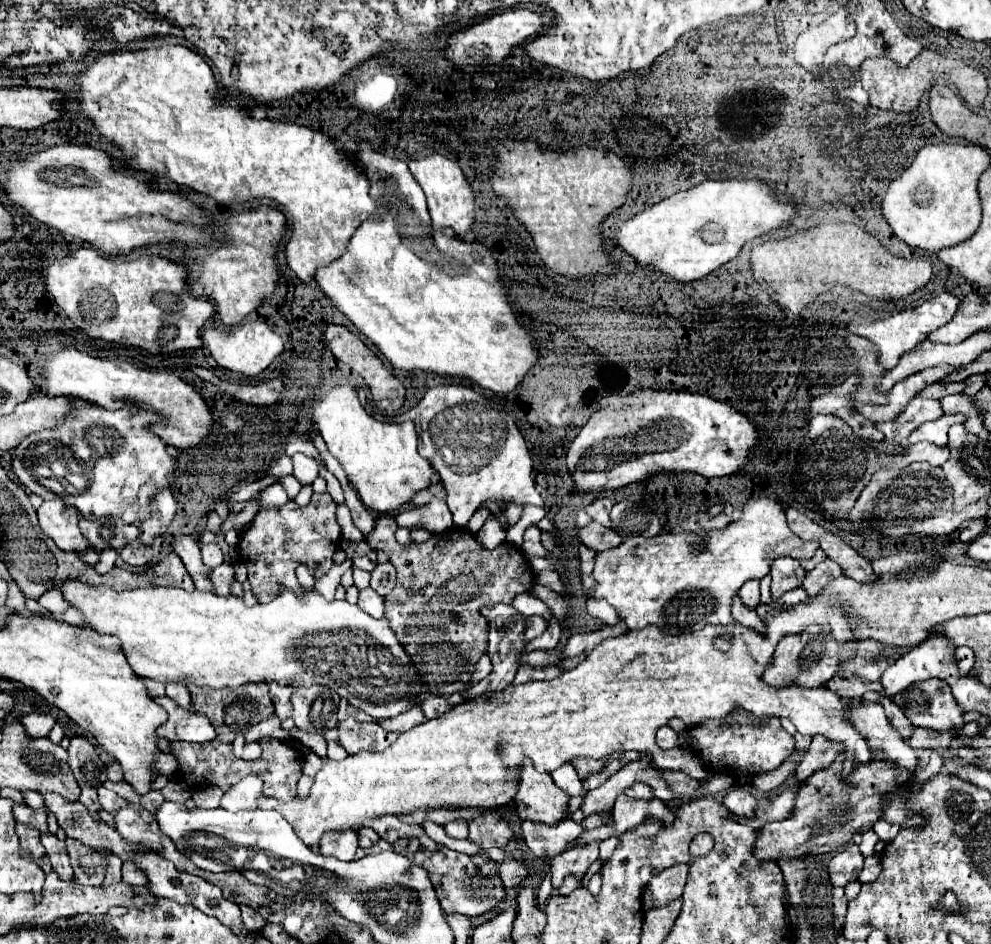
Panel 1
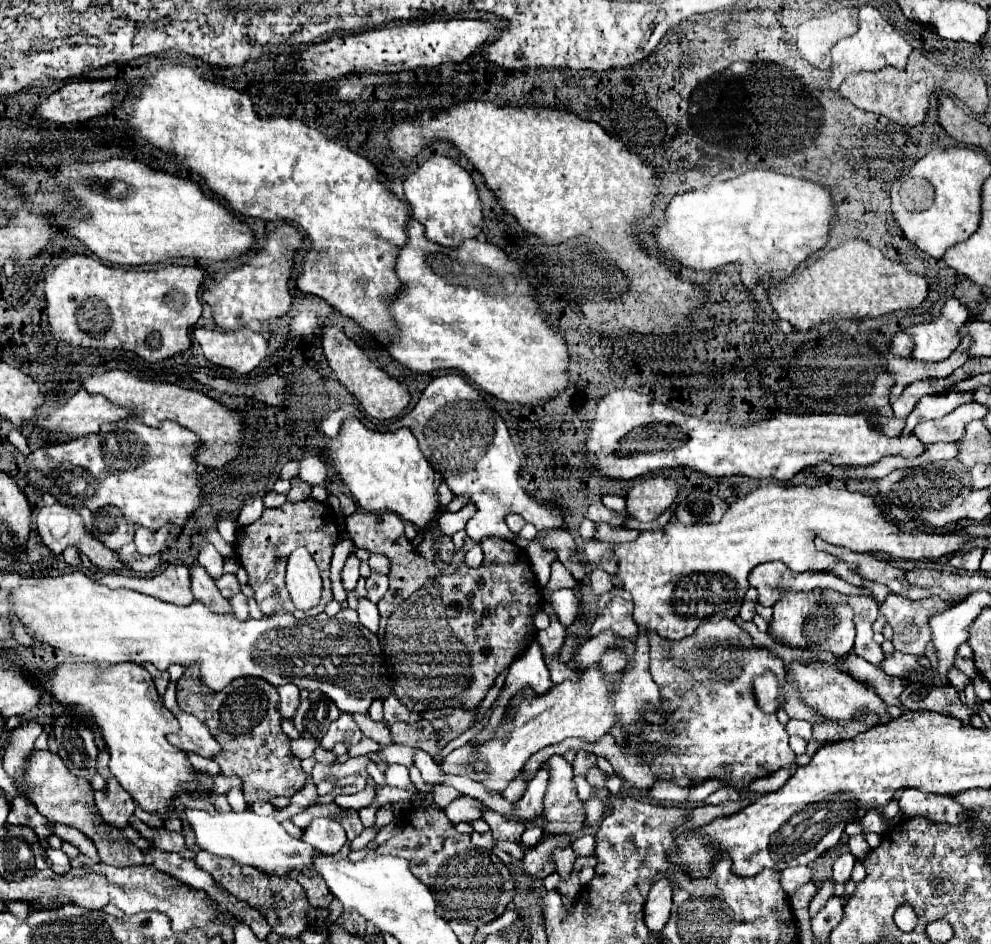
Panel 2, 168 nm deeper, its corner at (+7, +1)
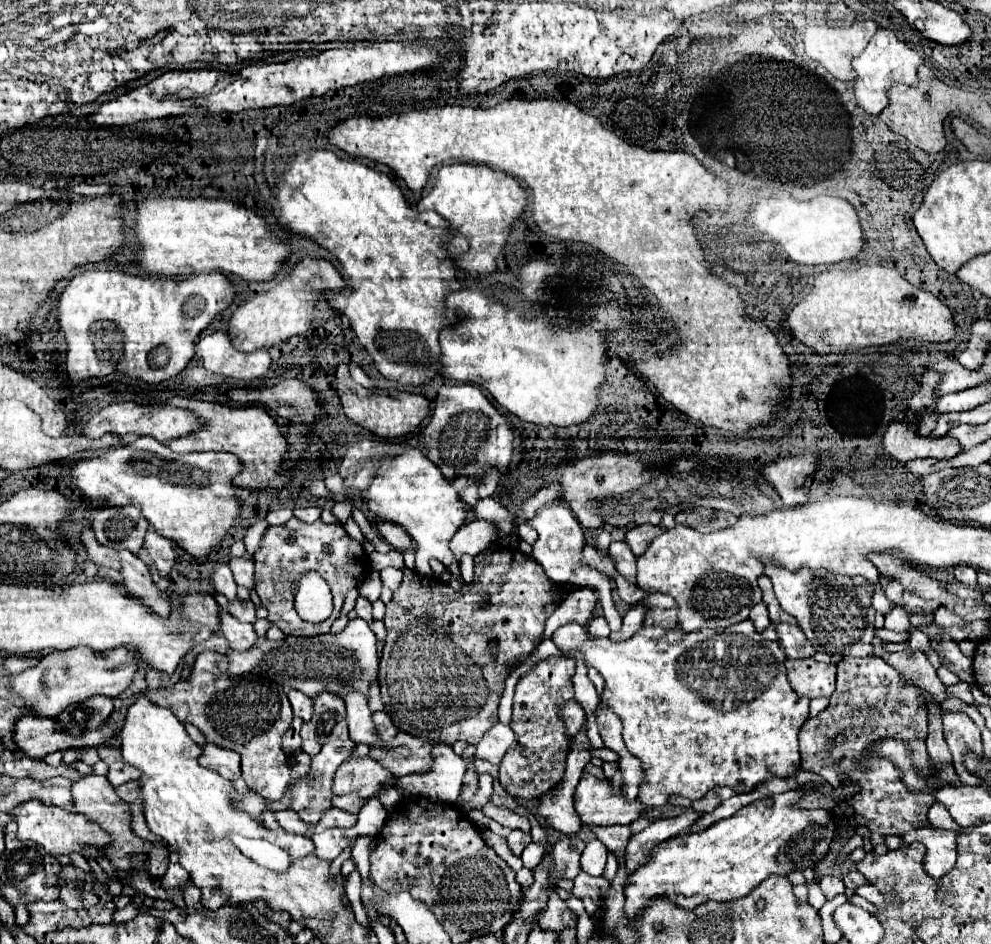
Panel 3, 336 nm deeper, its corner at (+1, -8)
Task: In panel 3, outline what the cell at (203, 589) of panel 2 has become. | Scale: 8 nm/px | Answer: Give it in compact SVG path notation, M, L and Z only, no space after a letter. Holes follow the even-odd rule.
M220 609L220 633L228 639L230 647L236 651L250 649L258 641L250 623L242 623L222 609Z

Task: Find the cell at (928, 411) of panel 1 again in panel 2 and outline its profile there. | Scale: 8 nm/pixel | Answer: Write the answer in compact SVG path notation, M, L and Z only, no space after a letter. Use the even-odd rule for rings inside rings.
M946 392L940 396L924 396L924 400L918 402L916 410L906 418L906 428L902 434L912 434L914 428L924 422L924 420L932 420L932 418L942 418L946 414L950 414L954 408L974 402L974 392Z

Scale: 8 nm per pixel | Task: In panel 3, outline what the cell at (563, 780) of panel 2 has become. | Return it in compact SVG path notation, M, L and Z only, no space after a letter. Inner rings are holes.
M586 775L580 779L580 785L576 789L574 809L582 821L582 825L630 825L640 817L642 811L648 811L650 807L636 801L626 801L622 793L614 795L610 791L612 781L608 779L596 779L592 775Z

